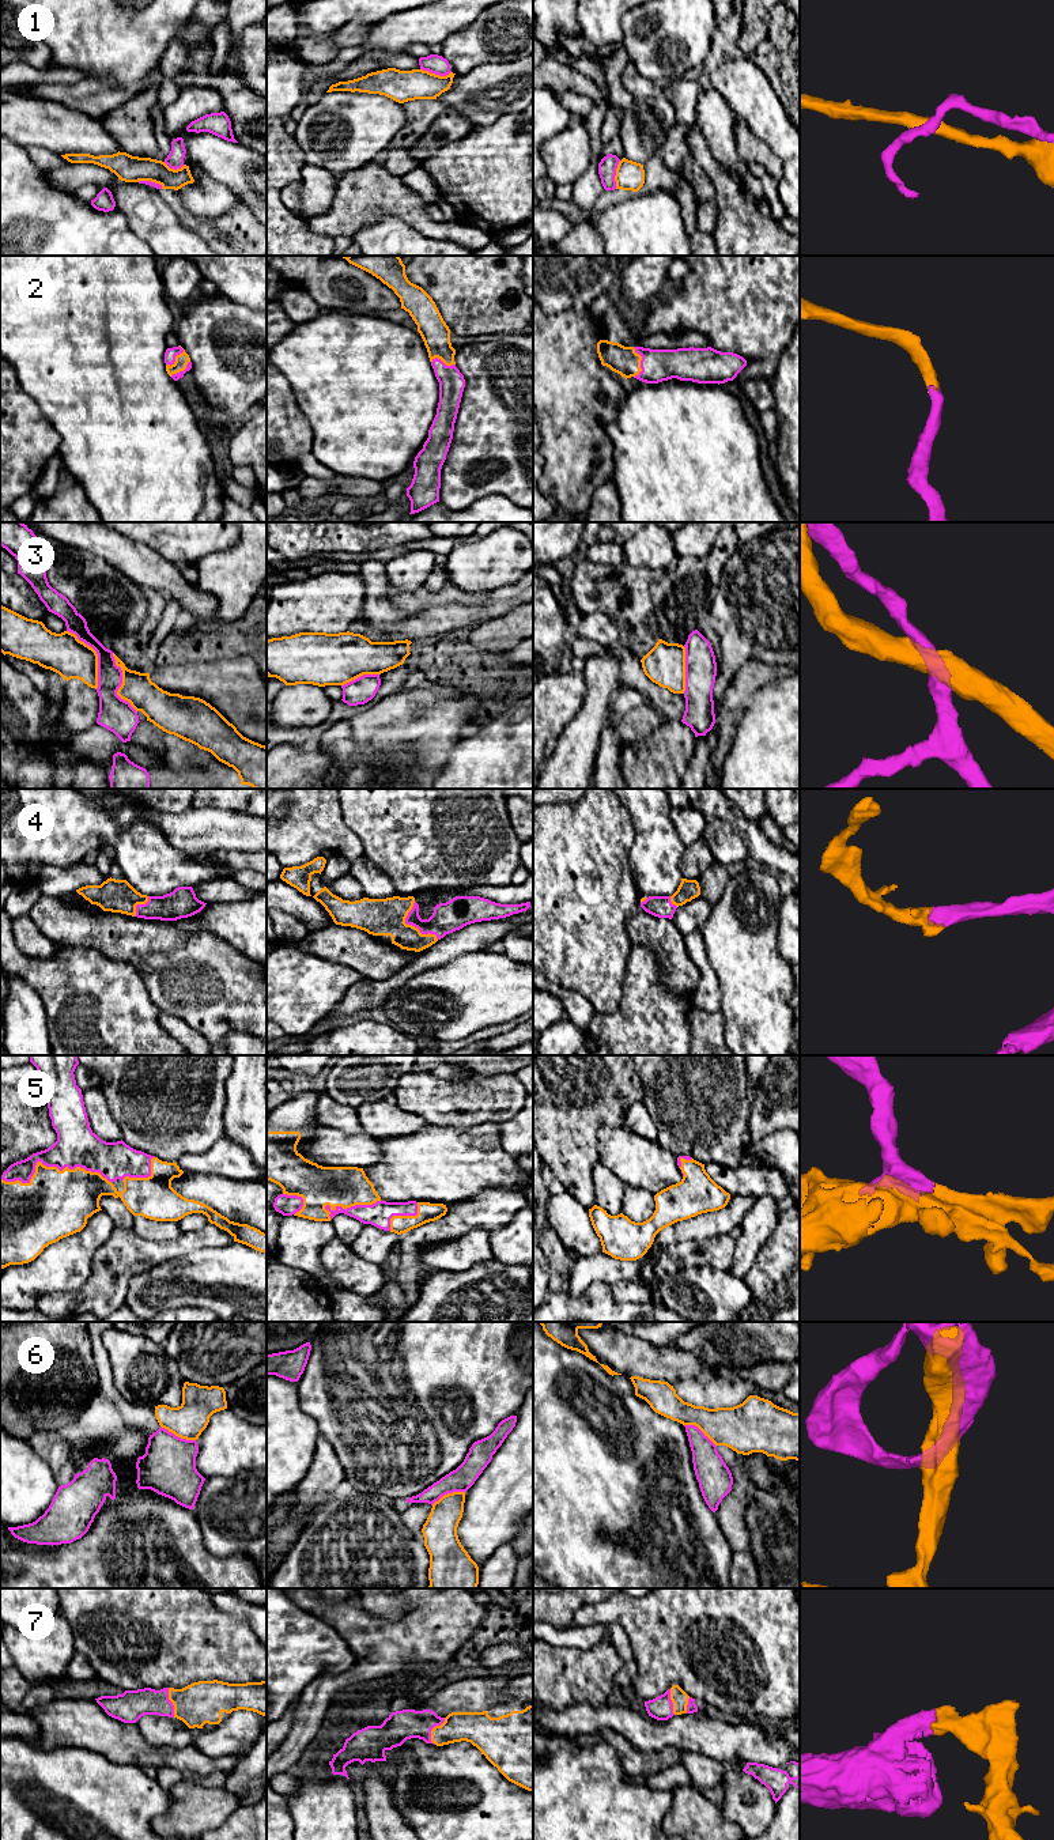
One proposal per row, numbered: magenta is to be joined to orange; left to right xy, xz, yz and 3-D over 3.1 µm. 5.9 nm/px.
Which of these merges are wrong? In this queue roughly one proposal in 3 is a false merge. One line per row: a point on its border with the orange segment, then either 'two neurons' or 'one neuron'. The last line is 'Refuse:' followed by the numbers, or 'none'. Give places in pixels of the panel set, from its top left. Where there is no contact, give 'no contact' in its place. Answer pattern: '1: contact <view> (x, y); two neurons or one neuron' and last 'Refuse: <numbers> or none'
1: contact xz (434, 74); two neurons
2: contact yz (639, 362); one neuron
3: contact xy (97, 656); two neurons
4: contact xz (411, 925); one neuron
5: contact xy (50, 1167); one neuron
6: contact xy (178, 1436); one neuron
7: contact xz (431, 1730); one neuron
Refuse: 1, 3

